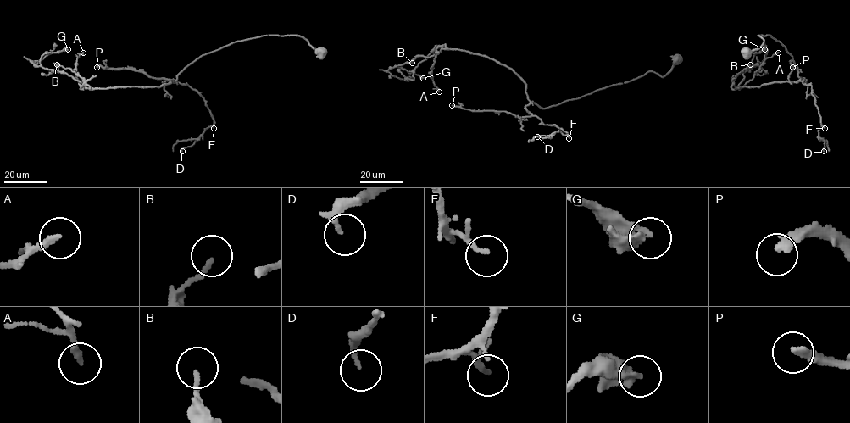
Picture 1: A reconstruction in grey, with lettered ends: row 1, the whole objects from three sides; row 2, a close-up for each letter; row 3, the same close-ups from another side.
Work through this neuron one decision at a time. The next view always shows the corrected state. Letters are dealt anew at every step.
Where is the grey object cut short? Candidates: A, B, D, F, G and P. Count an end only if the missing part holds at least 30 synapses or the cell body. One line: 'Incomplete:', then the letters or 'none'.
Incomplete: P

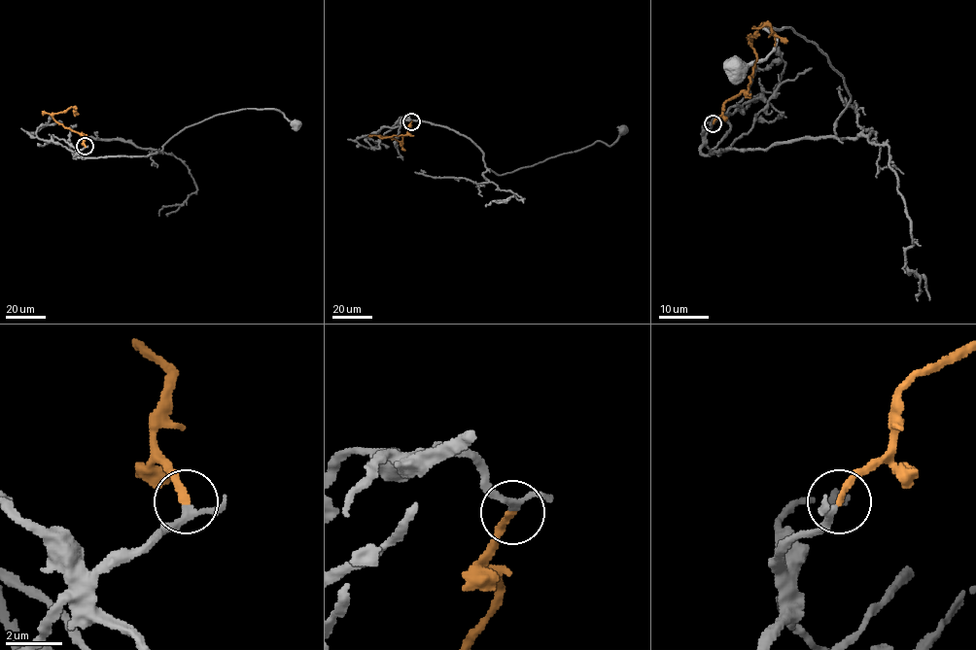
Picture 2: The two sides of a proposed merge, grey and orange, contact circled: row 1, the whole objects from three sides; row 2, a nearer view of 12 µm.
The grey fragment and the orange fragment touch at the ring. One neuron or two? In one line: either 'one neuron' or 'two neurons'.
one neuron

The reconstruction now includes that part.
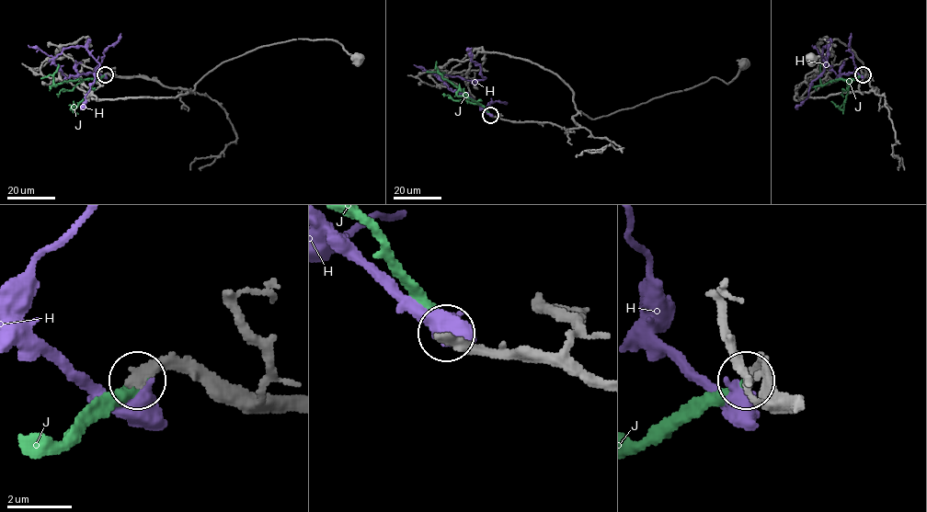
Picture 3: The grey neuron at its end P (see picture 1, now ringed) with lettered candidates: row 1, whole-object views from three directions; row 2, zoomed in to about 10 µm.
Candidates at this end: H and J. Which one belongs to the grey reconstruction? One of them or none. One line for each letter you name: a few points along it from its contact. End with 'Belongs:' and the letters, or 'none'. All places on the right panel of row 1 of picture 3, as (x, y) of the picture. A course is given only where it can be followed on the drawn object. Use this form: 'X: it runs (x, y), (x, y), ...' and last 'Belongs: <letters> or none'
J: it runs (863, 74), (855, 79), (829, 81), (825, 85), (819, 82), (819, 78)
Belongs: J

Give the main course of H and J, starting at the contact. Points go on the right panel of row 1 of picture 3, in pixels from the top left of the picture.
H: (863, 75), (839, 77), (822, 57), (823, 47), (828, 47), (824, 71), (797, 109)
J: (863, 74), (855, 79), (829, 81), (825, 85), (819, 82), (819, 78)

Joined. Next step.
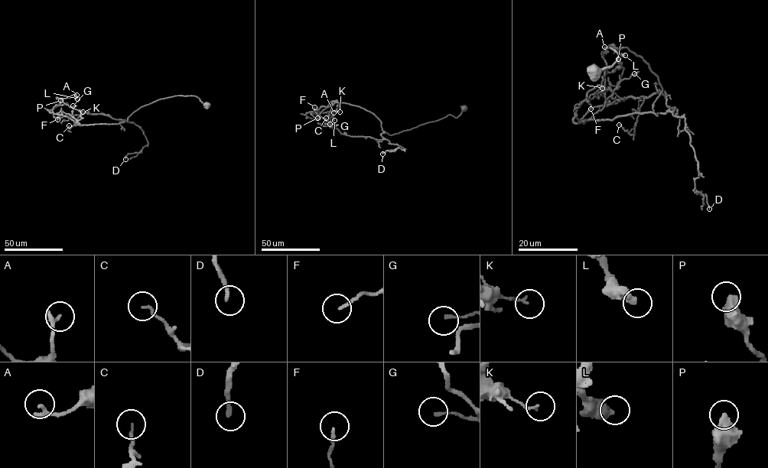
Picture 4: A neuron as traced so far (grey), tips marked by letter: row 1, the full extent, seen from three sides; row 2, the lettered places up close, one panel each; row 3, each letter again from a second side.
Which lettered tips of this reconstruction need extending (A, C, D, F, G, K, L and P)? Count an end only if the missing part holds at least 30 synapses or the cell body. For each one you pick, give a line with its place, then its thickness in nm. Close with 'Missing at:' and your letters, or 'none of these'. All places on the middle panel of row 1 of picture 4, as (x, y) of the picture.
Missing at: none of these

